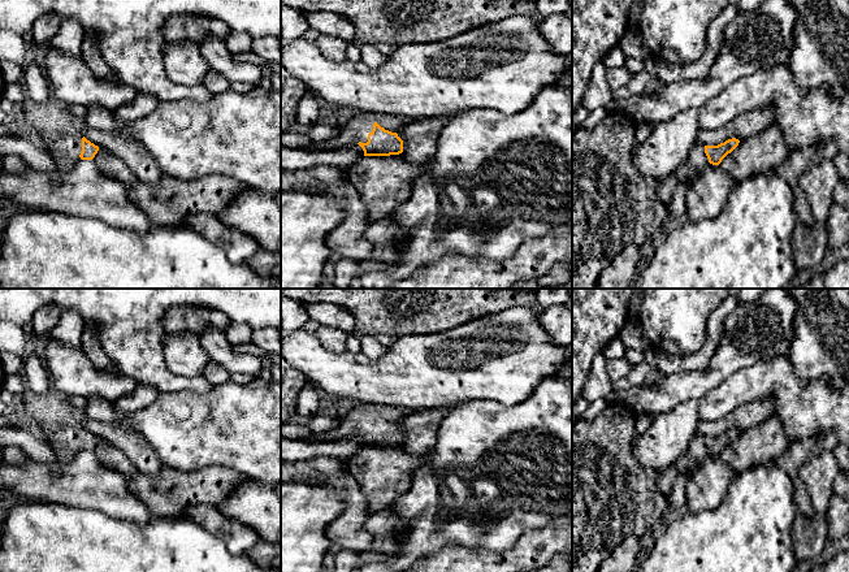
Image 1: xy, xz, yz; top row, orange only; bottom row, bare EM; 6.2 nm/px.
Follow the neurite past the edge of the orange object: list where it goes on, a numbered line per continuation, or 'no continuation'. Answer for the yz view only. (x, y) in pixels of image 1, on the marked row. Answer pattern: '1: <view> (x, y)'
1: yz (694, 164)

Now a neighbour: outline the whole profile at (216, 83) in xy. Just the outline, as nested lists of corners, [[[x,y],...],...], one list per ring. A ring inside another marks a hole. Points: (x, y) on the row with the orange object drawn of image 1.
[[[211,70],[205,75],[202,86],[204,86],[213,95],[217,95],[217,94],[222,94],[230,88],[230,81],[228,81],[224,75]]]

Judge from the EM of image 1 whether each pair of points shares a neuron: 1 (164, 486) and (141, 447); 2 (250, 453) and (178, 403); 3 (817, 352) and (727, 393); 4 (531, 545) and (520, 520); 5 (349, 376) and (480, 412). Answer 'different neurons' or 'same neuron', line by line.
1: different neurons
2: same neuron
3: different neurons
4: different neurons
5: different neurons

